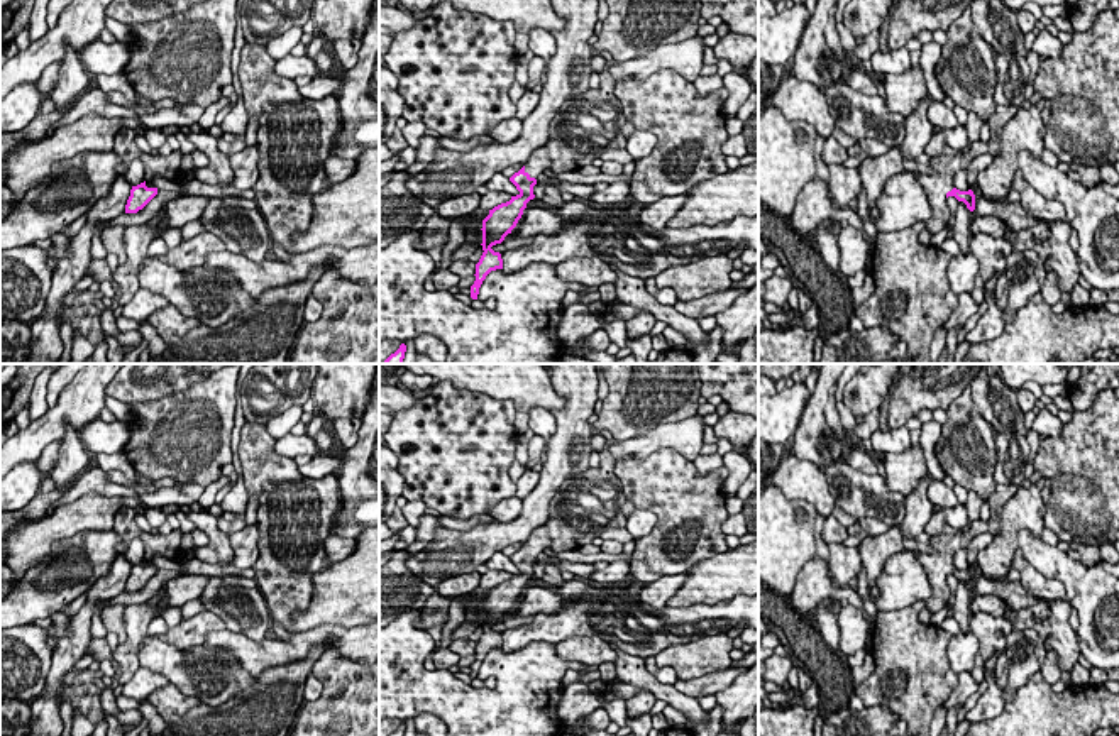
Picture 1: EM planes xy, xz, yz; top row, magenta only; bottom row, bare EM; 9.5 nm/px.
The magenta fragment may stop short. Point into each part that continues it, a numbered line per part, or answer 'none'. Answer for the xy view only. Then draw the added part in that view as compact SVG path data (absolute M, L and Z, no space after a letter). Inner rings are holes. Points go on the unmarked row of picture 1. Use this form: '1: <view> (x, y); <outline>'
1: xy (168, 545); M122 506L117 511L113 519L113 531L120 535L122 541L115 547L115 550L119 553L125 553L130 541L134 538L141 538L146 550L147 567L156 567L151 562L156 555L179 562L183 555L183 552L179 550L183 531L173 530L169 535L154 535L151 531L142 531L134 521L135 514L137 511L129 506Z

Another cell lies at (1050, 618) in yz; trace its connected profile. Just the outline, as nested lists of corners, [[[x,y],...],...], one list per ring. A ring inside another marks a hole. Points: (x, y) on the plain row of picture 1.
[[[1041,599],[1038,604],[1012,611],[1007,619],[1014,631],[1034,629],[1058,655],[1061,672],[1072,672],[1080,656],[1077,631],[1070,624],[1072,604],[1060,599]]]

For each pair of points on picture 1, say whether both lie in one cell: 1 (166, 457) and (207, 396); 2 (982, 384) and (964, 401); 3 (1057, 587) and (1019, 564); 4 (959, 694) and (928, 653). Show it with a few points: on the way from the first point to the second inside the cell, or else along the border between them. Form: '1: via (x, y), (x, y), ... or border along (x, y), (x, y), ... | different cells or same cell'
1: via (178, 442), (205, 411) | same cell
2: border along (969, 386), (977, 411), (992, 428) | different cells
3: via (1048, 587), (1043, 587), (1028, 572) | same cell
4: border along (952, 691), (942, 704) | different cells

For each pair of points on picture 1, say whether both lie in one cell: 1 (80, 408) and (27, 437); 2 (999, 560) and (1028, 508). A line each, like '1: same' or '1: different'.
1: same
2: same

